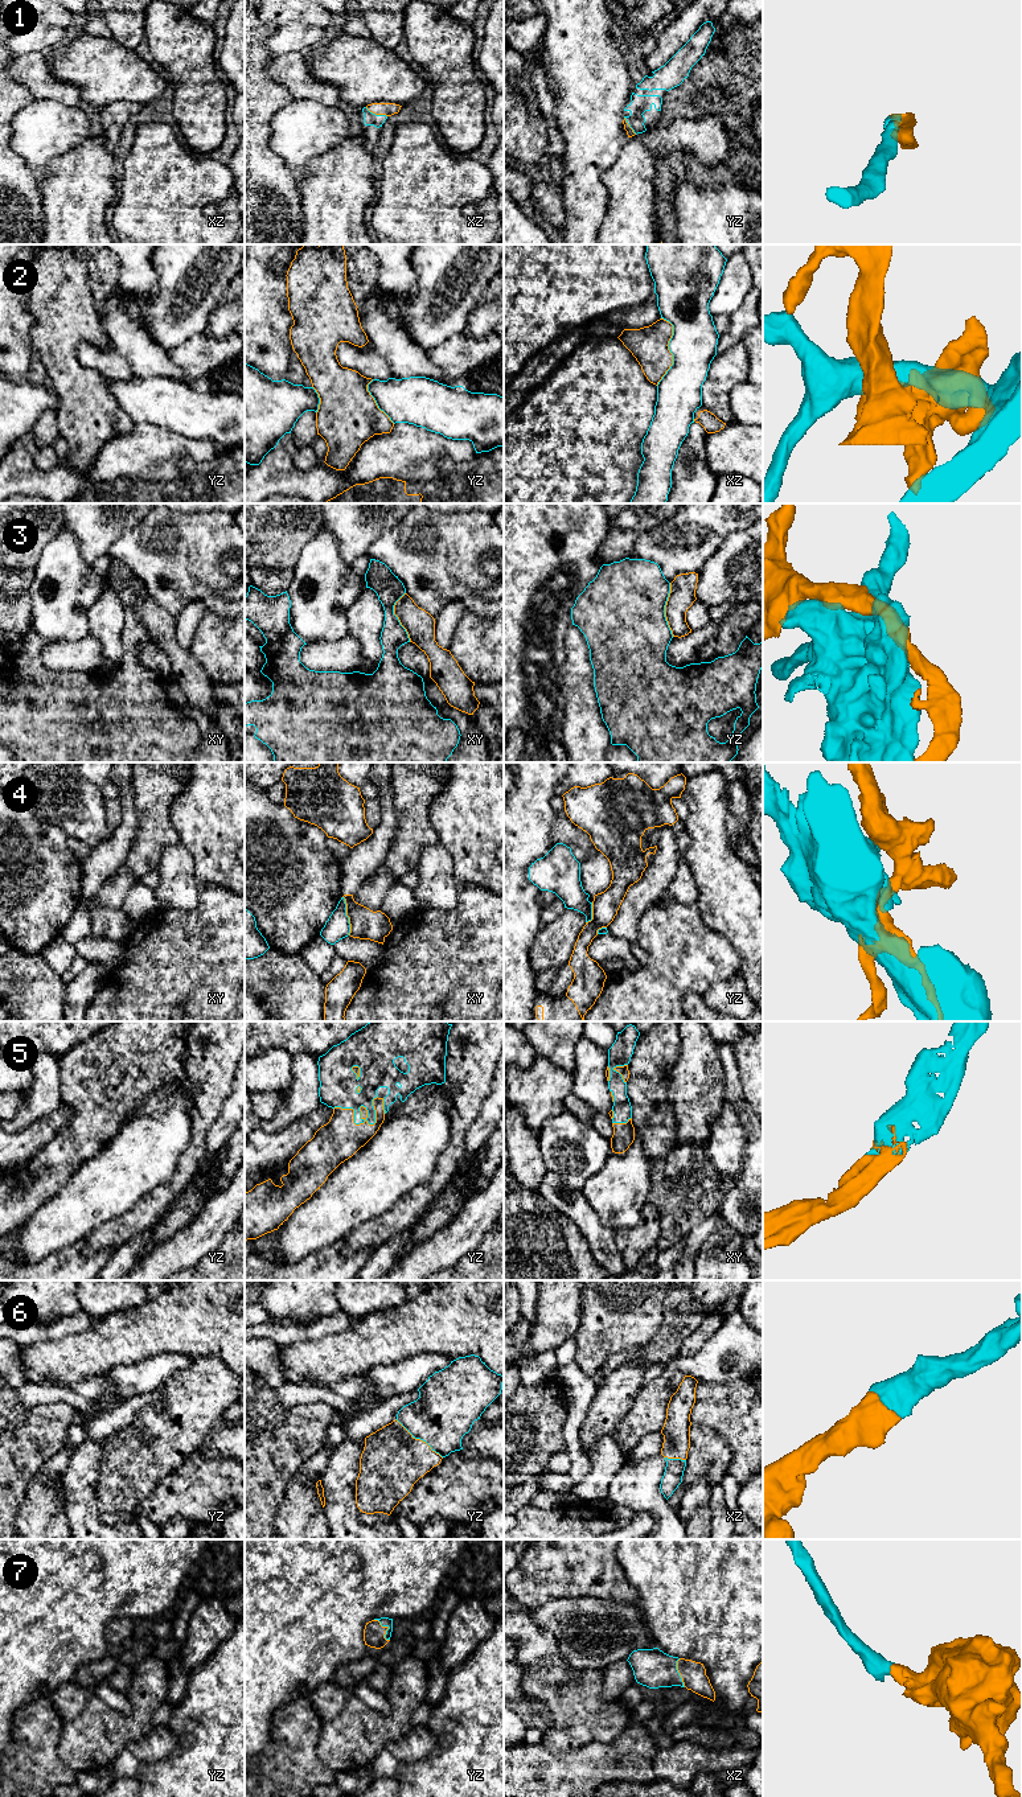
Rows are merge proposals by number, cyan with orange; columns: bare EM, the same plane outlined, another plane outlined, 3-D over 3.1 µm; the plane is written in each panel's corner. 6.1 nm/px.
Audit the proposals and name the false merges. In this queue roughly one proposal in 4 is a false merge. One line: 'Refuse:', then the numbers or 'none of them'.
Refuse: 2, 3, 4

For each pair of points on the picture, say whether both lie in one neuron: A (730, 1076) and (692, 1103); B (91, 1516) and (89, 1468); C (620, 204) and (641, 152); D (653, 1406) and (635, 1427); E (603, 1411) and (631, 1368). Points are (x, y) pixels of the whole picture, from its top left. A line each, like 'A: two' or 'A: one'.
A: two
B: one
C: one
D: one
E: one

